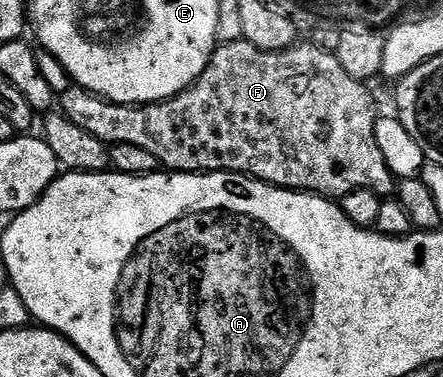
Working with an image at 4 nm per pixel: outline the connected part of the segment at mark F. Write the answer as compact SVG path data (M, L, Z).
M240 40L225 45L218 45L212 56L209 58L207 68L193 81L183 92L179 92L174 98L168 98L162 102L148 102L146 106L124 106L118 102L109 102L97 94L83 87L70 84L67 92L59 95L59 110L71 120L78 128L84 128L91 132L100 142L109 146L118 146L119 144L135 144L145 151L151 152L155 160L166 171L180 172L183 174L208 174L214 170L223 170L230 174L248 174L257 178L260 182L268 182L271 186L280 186L283 190L295 190L306 194L315 194L330 200L339 200L347 192L352 190L370 190L382 196L389 196L394 193L395 179L391 168L387 168L387 160L383 160L383 152L379 152L379 144L375 140L375 124L377 123L378 111L373 111L373 94L368 89L366 83L361 82L343 64L339 64L336 53L331 50L320 50L315 45L294 44L285 50L276 50L267 52L260 50L250 44L250 42Z

